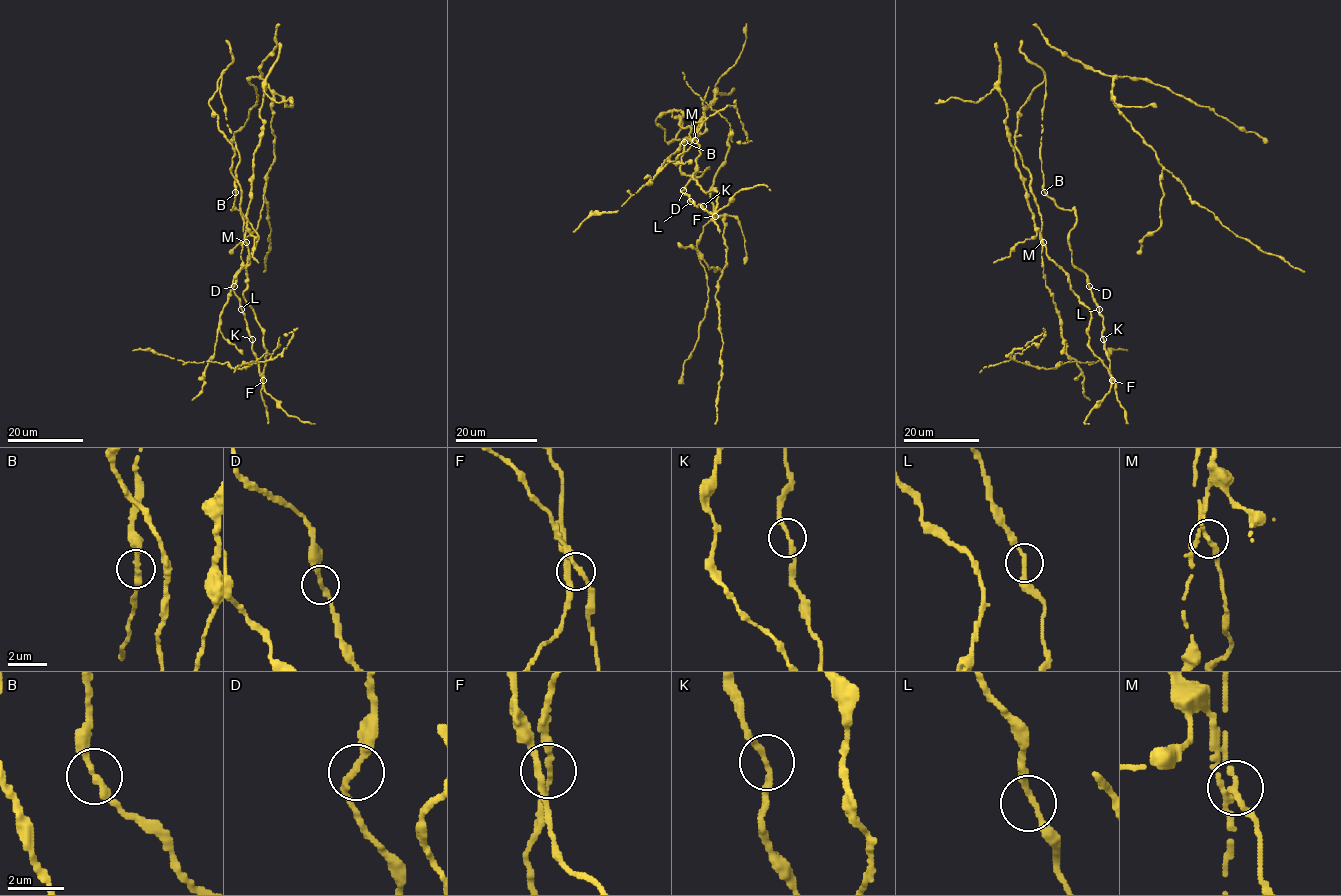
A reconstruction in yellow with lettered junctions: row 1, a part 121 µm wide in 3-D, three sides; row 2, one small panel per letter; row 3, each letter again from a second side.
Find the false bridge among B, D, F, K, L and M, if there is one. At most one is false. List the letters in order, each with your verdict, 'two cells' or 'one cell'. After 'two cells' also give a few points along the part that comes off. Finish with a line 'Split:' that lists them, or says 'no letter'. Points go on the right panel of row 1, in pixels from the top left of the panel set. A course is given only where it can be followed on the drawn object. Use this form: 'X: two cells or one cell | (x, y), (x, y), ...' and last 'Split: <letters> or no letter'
B: one cell
D: one cell
F: one cell
K: one cell
L: one cell
M: two cells
Split: M

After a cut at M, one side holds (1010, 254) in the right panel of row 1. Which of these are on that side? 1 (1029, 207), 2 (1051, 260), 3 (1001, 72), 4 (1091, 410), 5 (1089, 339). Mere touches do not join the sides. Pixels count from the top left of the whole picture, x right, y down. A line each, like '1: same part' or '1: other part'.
1: same part
2: other part
3: same part
4: other part
5: other part

